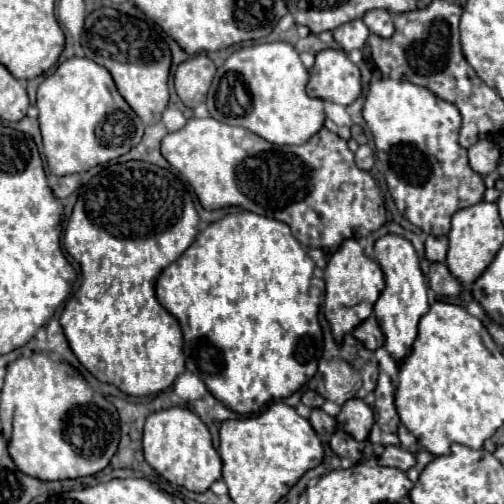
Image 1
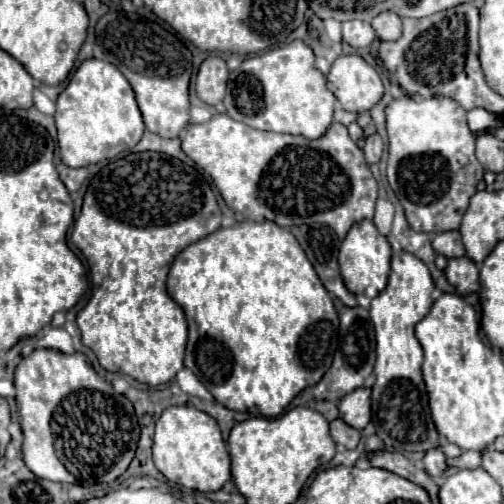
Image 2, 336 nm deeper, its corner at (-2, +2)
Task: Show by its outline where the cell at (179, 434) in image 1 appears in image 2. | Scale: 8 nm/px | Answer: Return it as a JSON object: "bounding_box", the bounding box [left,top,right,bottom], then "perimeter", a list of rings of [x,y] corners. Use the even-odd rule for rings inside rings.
{"bounding_box":[152,405,230,493],"perimeter":[[[174,405],[164,409],[160,419],[156,421],[152,451],[158,471],[168,481],[184,485],[188,489],[196,489],[202,493],[218,491],[230,479],[230,455],[220,435],[218,423],[196,407]]]}

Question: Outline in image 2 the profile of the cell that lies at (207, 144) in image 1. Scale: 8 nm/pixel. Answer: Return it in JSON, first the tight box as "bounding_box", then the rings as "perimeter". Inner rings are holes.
{"bounding_box":[182,115,378,239],"perimeter":[[[214,115],[208,123],[190,125],[182,133],[182,151],[212,177],[226,205],[246,219],[268,219],[280,227],[326,223],[340,239],[344,239],[354,223],[374,217],[378,183],[374,175],[370,177],[370,165],[366,163],[362,149],[358,149],[346,127],[340,123],[332,123],[320,139],[310,141],[306,137],[258,131],[228,115]]]}

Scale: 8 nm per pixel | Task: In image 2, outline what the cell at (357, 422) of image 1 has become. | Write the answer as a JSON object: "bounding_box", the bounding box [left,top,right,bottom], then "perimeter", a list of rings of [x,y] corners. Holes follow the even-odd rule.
{"bounding_box":[340,387,370,429],"perimeter":[[[360,387],[348,393],[340,405],[340,417],[354,429],[364,429],[370,421],[370,389]]]}

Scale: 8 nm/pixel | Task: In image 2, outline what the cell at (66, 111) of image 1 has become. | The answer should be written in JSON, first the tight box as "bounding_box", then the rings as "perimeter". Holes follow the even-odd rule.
{"bounding_box":[56,59,144,167],"perimeter":[[[86,59],[56,99],[60,159],[68,167],[86,167],[132,149],[144,135],[142,113],[126,77],[108,61]]]}

